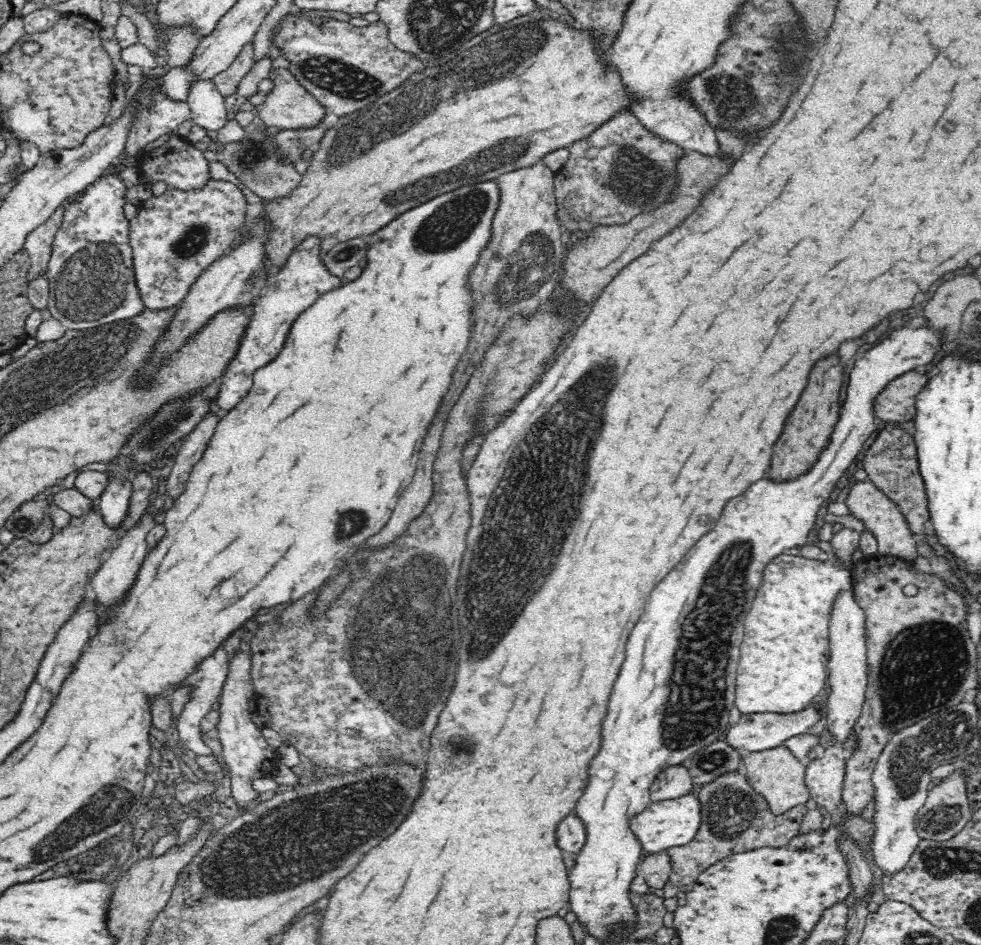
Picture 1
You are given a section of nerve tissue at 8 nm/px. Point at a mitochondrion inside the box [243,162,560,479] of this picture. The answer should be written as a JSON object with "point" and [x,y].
{"point":[530,267]}

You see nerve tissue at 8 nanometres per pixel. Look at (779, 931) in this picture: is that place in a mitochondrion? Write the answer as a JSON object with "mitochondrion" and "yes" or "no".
{"mitochondrion":"yes"}

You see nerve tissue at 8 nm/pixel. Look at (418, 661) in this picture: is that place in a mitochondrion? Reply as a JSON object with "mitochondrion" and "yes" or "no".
{"mitochondrion":"yes"}

